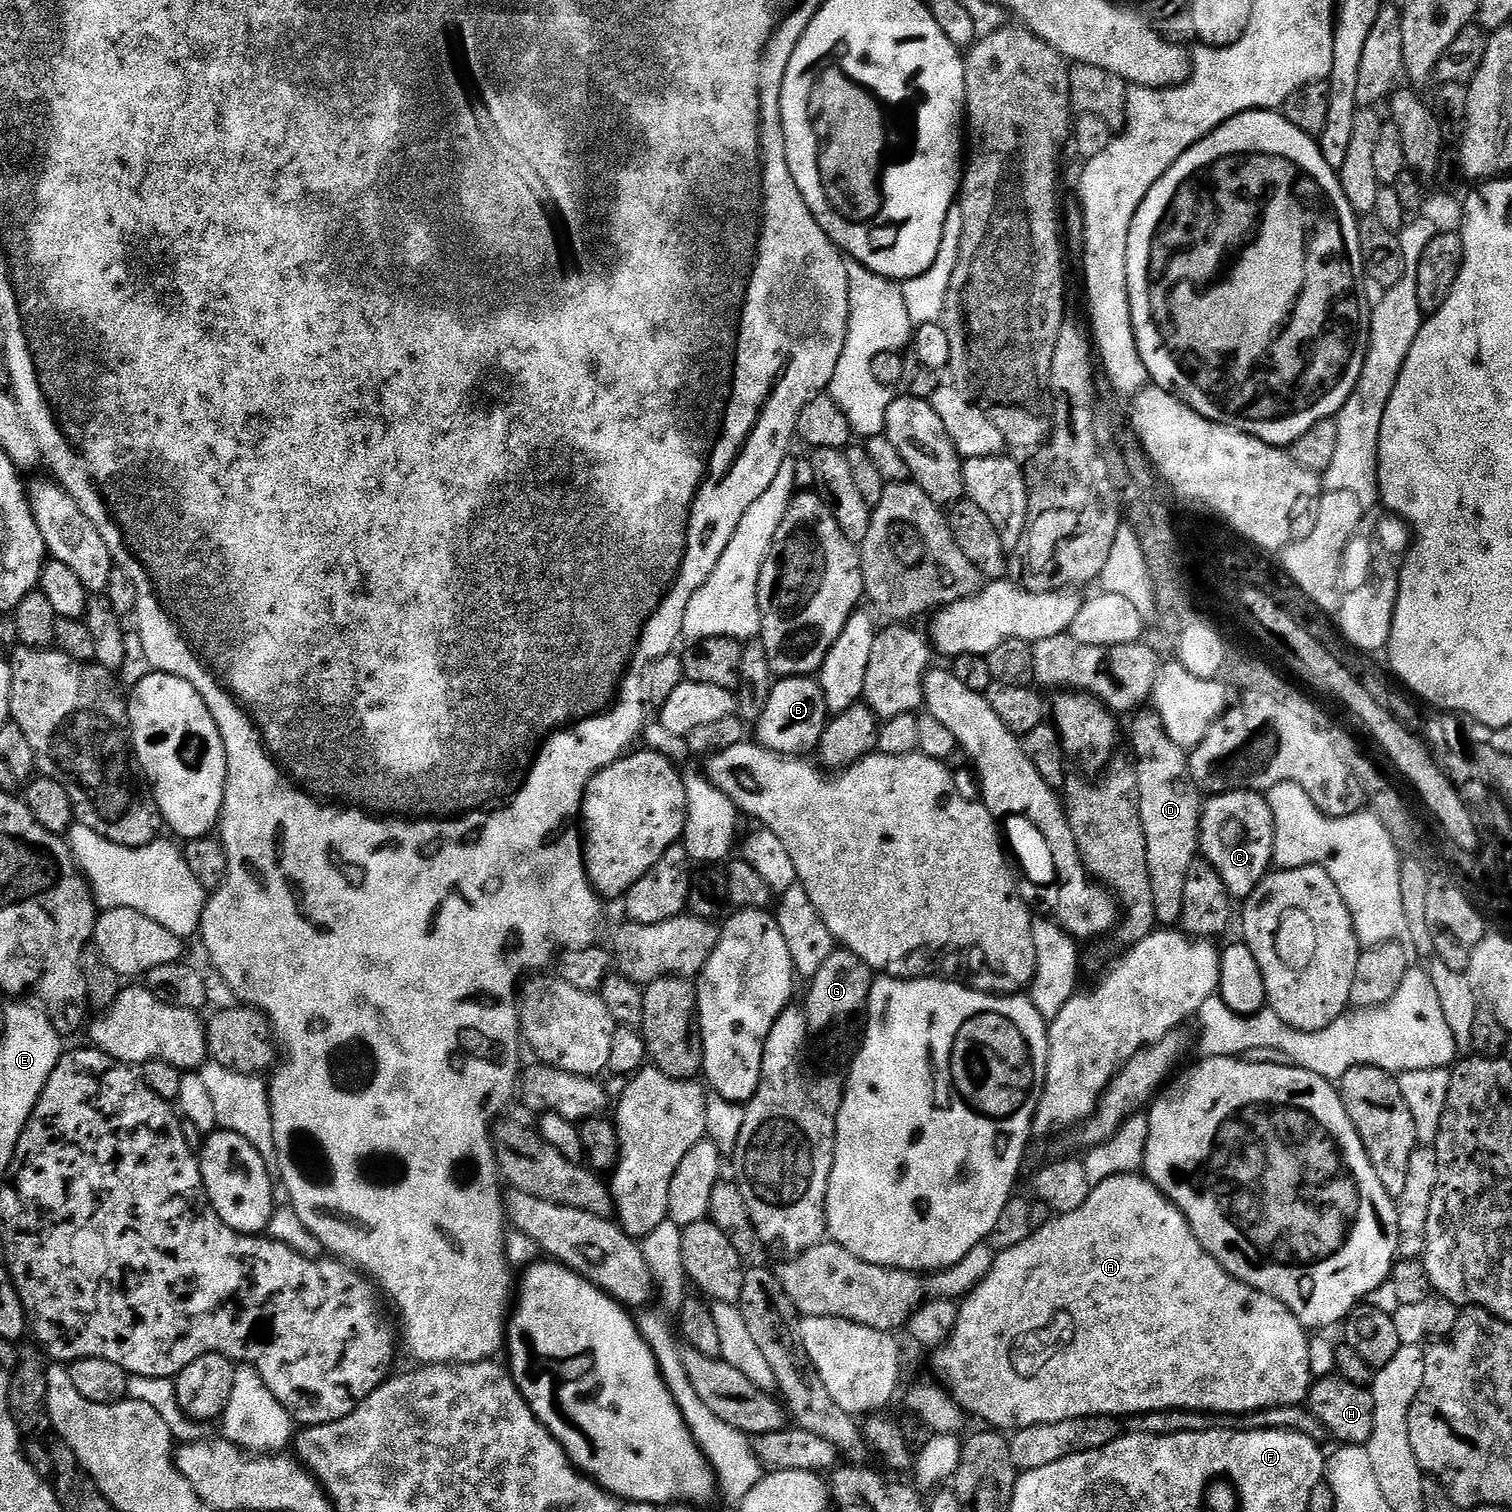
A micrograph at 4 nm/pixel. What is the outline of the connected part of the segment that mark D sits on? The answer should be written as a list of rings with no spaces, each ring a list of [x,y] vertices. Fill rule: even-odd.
[[[1140,715],[1131,717],[1132,748],[1136,751],[1136,789],[1142,830],[1146,834],[1146,862],[1150,874],[1152,905],[1156,911],[1157,925],[1176,926],[1180,923],[1180,915],[1184,909],[1182,894],[1186,888],[1186,874],[1198,858],[1201,793],[1188,778],[1188,757],[1185,749],[1179,748],[1164,733],[1159,716]]]

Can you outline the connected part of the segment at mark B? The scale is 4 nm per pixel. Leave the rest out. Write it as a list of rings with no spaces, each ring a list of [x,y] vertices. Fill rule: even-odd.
[[[785,676],[772,685],[772,693],[766,702],[766,710],[758,721],[755,739],[771,752],[783,756],[803,757],[817,747],[830,719],[824,692],[815,679],[807,676]]]

